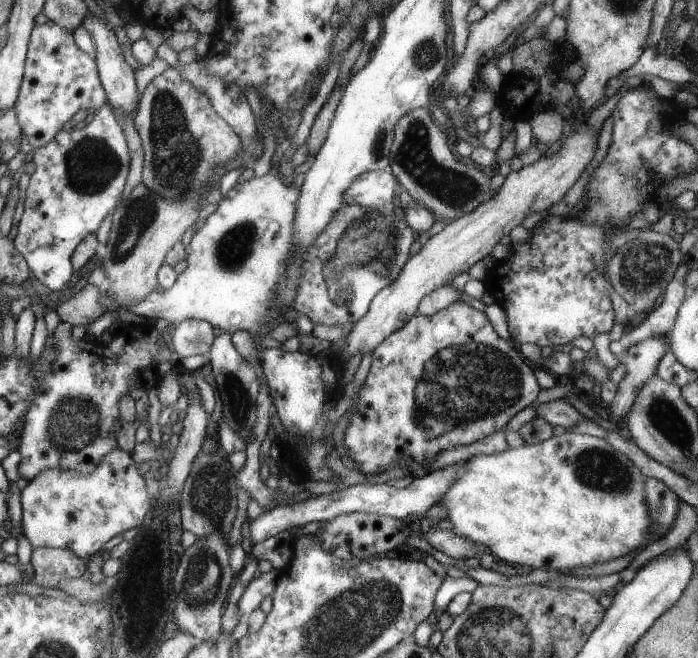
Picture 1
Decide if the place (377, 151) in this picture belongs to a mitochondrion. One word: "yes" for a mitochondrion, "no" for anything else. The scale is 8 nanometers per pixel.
yes

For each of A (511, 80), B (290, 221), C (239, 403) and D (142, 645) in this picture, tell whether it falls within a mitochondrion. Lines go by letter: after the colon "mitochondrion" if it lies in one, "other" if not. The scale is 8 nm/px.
A: other
B: other
C: mitochondrion
D: other

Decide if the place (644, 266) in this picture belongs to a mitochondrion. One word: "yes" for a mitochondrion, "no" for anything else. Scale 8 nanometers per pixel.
yes

